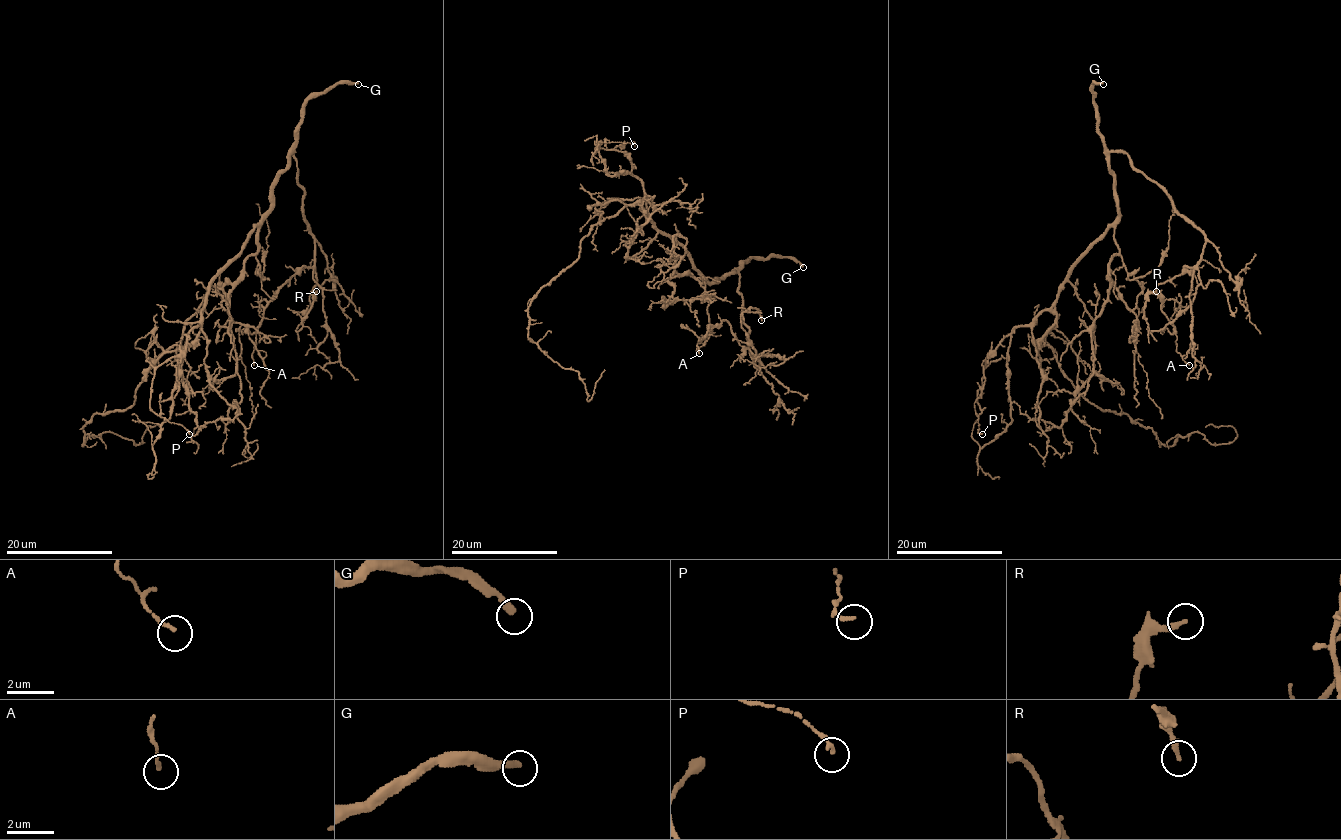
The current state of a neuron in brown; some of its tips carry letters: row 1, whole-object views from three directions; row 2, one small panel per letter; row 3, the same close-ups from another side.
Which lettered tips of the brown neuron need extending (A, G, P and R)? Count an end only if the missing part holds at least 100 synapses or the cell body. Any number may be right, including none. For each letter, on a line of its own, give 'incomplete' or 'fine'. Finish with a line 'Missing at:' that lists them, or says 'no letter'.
A: fine
G: incomplete
P: fine
R: fine
Missing at: G

